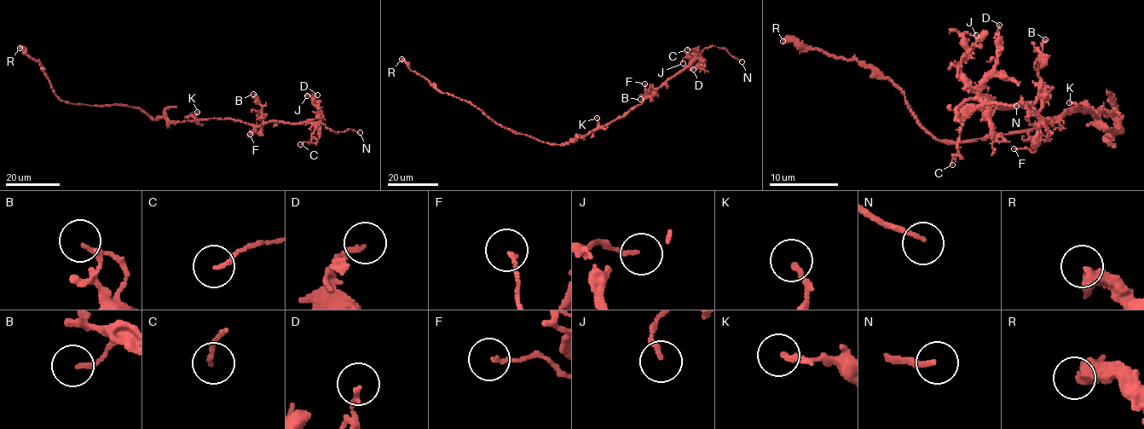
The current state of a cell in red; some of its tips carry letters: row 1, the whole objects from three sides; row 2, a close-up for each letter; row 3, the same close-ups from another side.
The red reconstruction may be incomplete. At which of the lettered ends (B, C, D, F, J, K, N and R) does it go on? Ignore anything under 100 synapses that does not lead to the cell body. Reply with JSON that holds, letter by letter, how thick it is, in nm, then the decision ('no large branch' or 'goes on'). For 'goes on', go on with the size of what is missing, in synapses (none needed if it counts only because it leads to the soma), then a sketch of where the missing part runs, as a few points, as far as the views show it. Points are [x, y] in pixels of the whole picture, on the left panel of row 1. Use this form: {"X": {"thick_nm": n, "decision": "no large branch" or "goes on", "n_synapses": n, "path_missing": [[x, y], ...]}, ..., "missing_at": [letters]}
{"B": {"thick_nm": 150, "decision": "no large branch"}, "C": {"thick_nm": 110, "decision": "no large branch"}, "D": {"thick_nm": 150, "decision": "no large branch"}, "F": {"thick_nm": 130, "decision": "no large branch"}, "J": {"thick_nm": 140, "decision": "no large branch"}, "K": {"thick_nm": 190, "decision": "no large branch"}, "N": {"thick_nm": 150, "decision": "goes on"}, "R": {"thick_nm": 360, "decision": "no large branch"}, "missing_at": ["N"]}

